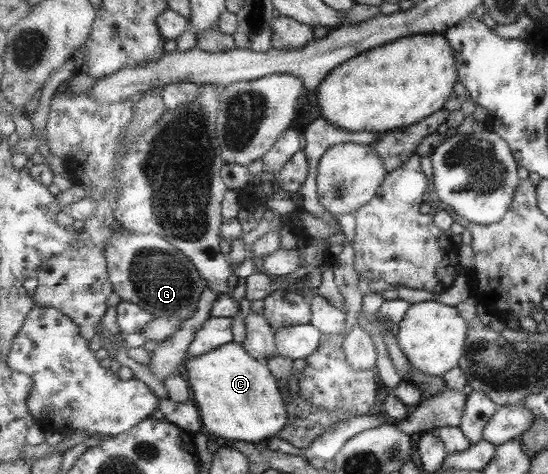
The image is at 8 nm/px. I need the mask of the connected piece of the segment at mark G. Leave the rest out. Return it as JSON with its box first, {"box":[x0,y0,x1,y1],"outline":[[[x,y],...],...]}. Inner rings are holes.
{"box":[106,229,208,318],"outline":[[[123,229],[116,231],[106,249],[108,274],[114,292],[121,301],[143,306],[154,318],[190,318],[199,308],[199,302],[208,280],[200,274],[195,263],[168,239],[156,234],[140,234]]]}

